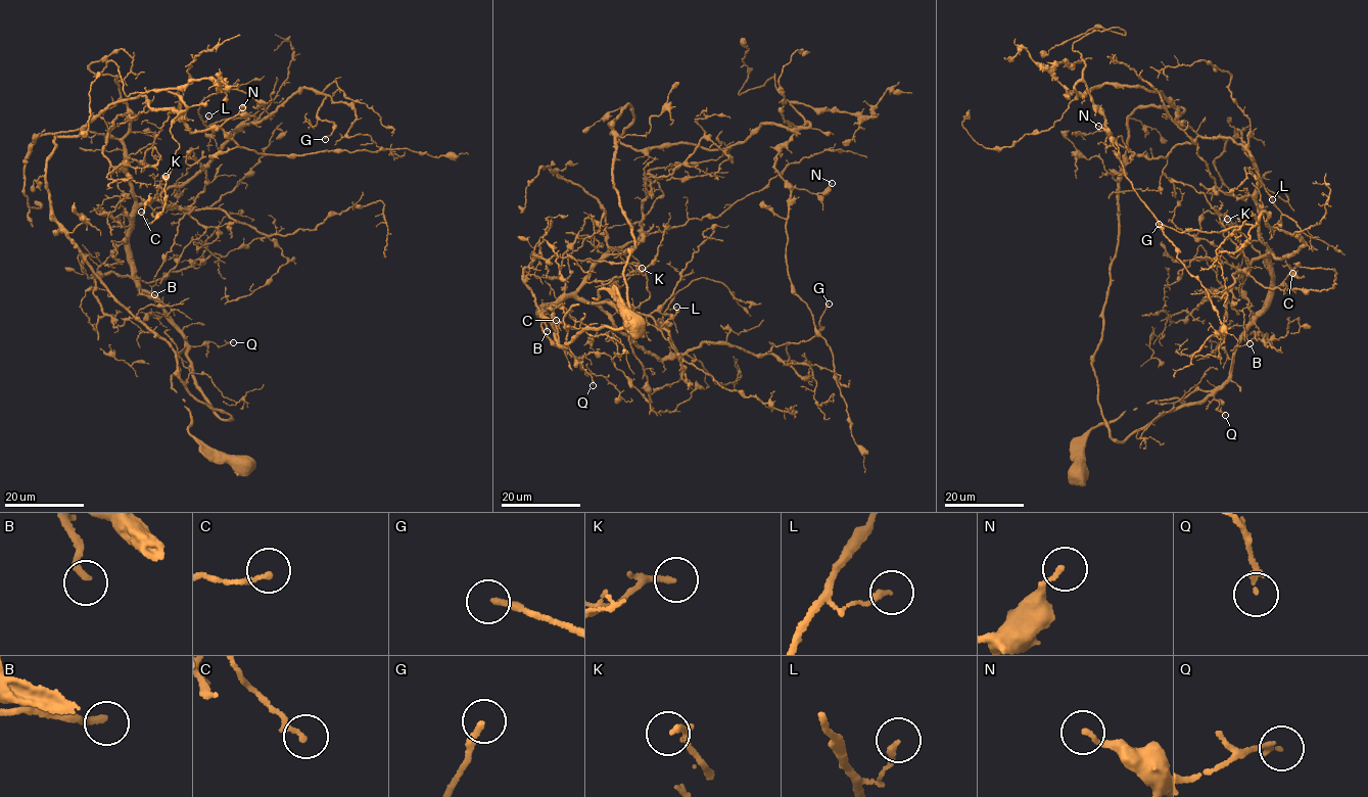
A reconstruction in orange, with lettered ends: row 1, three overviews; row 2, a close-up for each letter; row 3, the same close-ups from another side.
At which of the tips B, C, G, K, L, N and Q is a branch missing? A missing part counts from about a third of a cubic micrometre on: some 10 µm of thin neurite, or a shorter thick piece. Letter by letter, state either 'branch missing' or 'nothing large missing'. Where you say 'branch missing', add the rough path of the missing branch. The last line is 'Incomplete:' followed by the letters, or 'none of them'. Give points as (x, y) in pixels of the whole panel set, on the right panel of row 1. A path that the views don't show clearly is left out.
B: branch missing
C: nothing large missing
G: branch missing; course (1159, 224), (1129, 220)
K: branch missing
L: nothing large missing
N: nothing large missing
Q: nothing large missing
Incomplete: B, G, K

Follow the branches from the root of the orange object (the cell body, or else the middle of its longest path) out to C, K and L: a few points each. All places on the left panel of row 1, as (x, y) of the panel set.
C: (241, 463), (189, 434), (188, 411), (172, 385), (183, 336), (139, 285), (129, 250), (123, 215), (141, 212)
K: (241, 463), (189, 435), (188, 411), (172, 385), (183, 336), (136, 280), (135, 197), (149, 203), (166, 176)
L: (241, 463), (189, 435), (172, 385), (183, 336), (129, 246), (135, 211), (246, 120), (208, 115)

